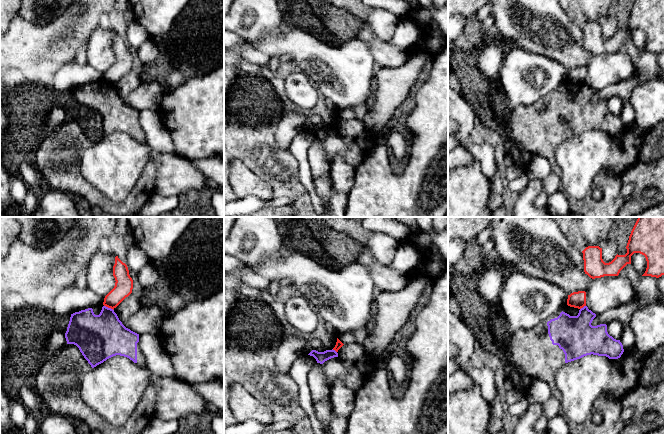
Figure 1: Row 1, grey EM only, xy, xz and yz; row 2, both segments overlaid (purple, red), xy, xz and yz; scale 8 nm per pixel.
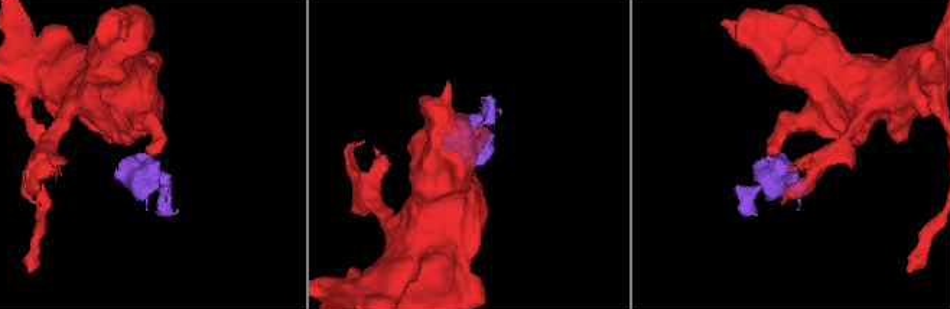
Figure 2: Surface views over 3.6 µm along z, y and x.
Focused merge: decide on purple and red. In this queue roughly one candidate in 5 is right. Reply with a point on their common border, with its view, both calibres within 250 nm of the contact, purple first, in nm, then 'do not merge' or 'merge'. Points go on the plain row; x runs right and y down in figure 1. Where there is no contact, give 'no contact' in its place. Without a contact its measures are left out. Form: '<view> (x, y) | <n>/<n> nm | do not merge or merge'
xy (109, 84) | 360/150 nm | do not merge

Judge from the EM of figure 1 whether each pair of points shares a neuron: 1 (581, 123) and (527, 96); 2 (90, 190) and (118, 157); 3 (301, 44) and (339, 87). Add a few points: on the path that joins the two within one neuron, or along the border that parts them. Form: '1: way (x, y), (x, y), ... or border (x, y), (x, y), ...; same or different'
1: border (541, 99), (535, 103), (523, 103), (515, 107); different
2: border (80, 165), (82, 175), (111, 200); different
3: way (312, 55), (333, 76); same

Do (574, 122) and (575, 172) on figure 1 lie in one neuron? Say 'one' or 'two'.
two

